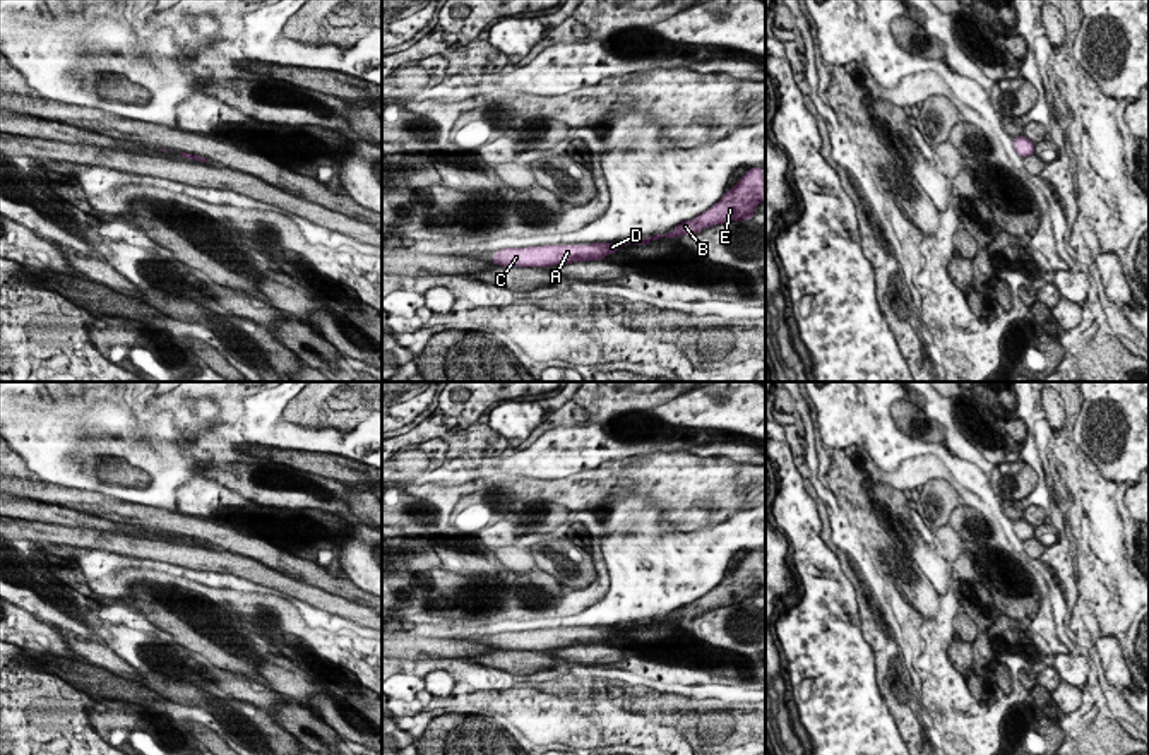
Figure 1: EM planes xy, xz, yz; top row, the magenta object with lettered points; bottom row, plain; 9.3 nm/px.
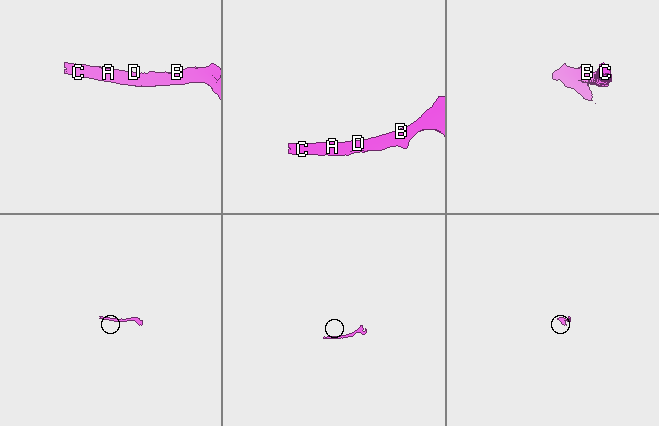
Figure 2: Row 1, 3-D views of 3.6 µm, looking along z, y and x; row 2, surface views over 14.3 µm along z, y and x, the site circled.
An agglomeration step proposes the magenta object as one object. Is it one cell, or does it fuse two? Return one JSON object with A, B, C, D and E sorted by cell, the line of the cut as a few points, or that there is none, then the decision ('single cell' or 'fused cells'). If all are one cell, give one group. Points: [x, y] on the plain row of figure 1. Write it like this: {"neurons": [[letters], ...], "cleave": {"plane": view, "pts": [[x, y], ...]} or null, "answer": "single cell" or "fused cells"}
{"neurons": [["A", "B", "C", "D", "E"]], "cleave": null, "answer": "single cell"}

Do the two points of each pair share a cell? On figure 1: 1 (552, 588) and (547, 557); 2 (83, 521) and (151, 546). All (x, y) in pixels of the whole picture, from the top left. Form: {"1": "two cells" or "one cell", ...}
{"1": "two cells", "2": "two cells"}

